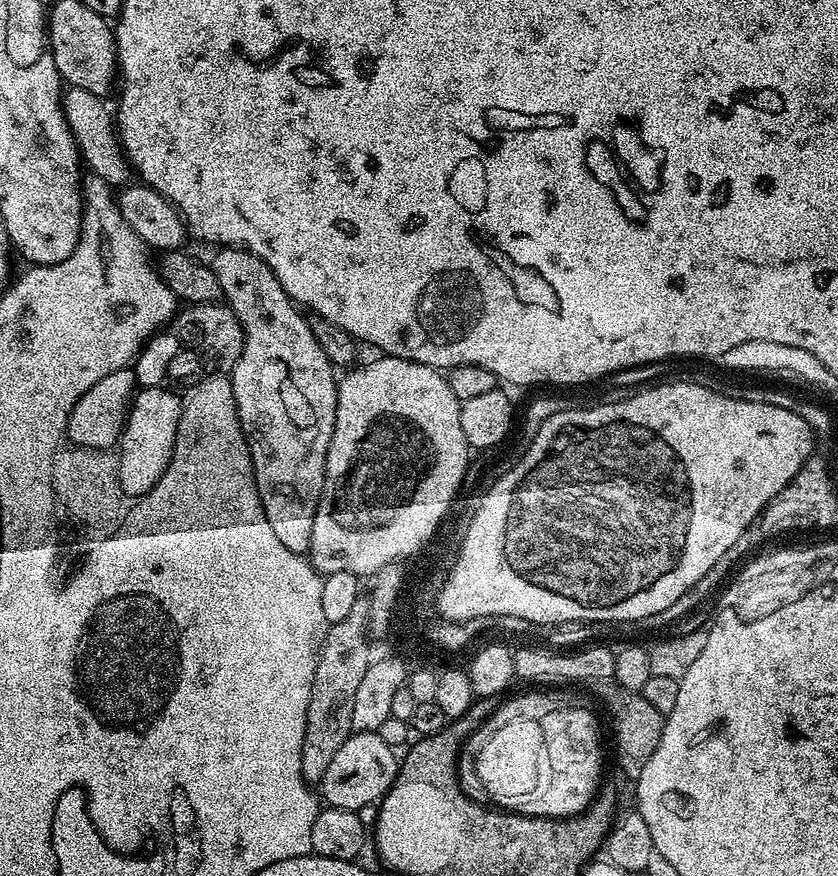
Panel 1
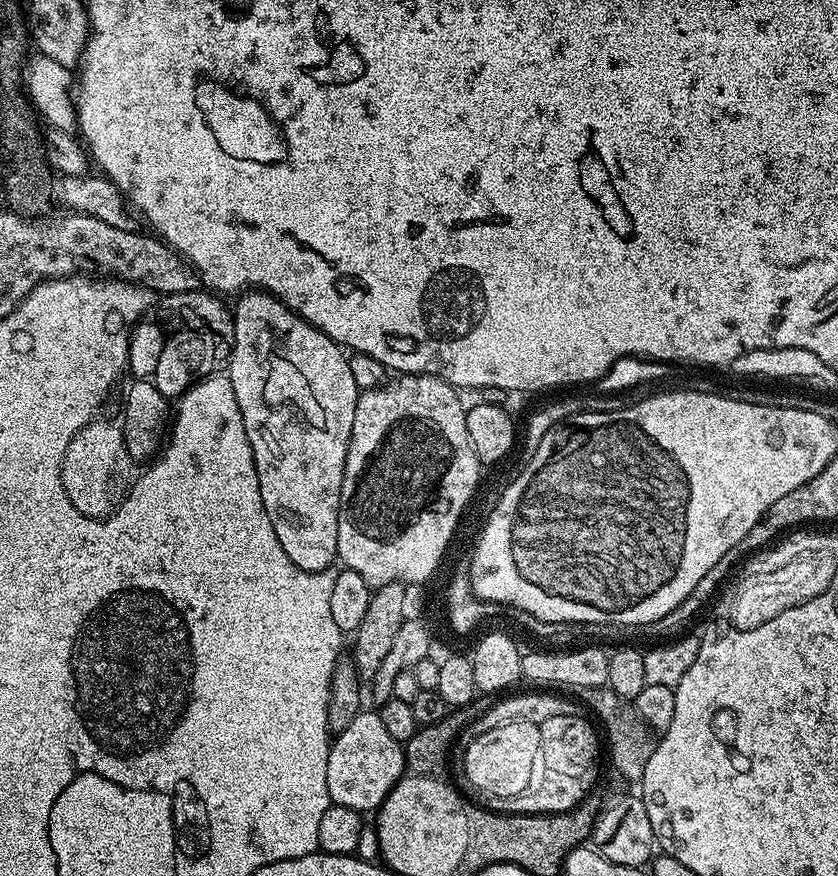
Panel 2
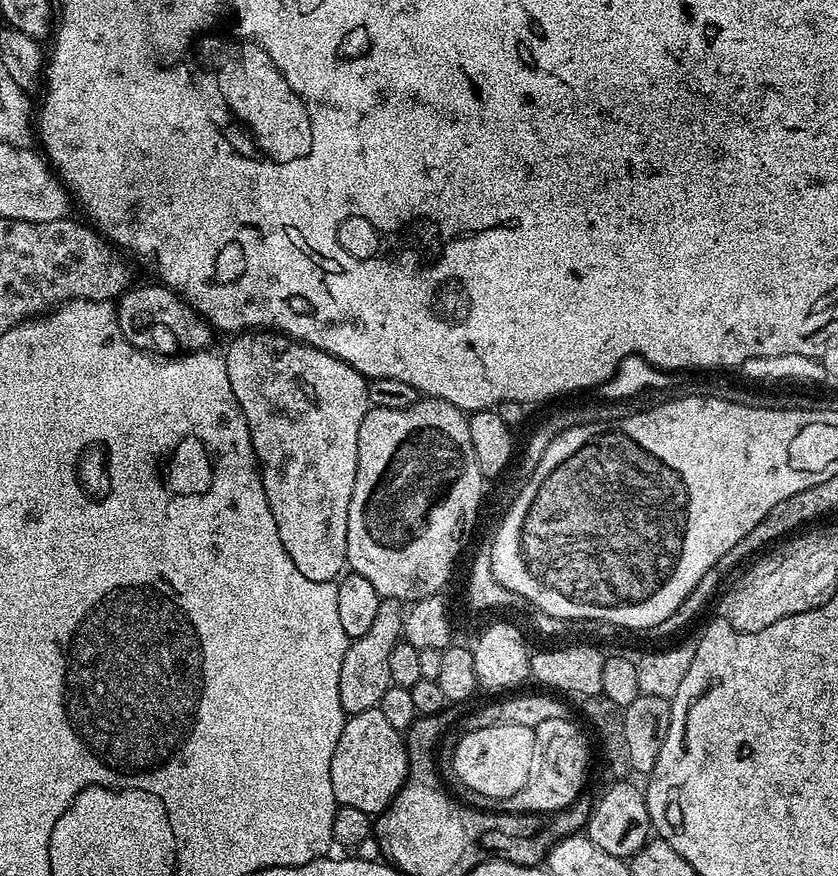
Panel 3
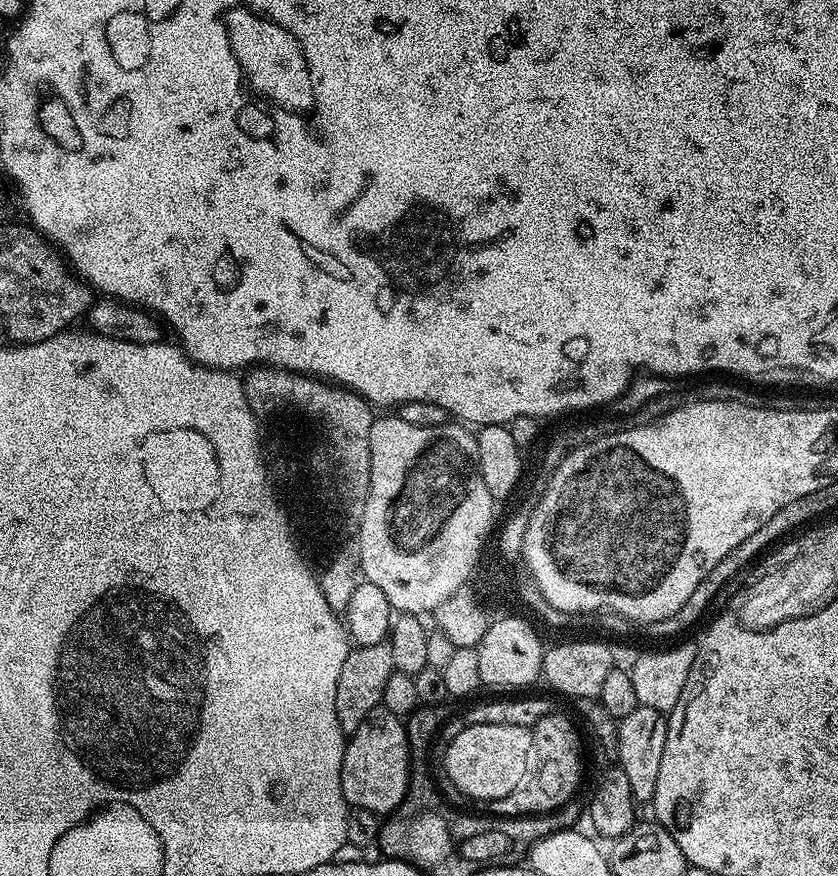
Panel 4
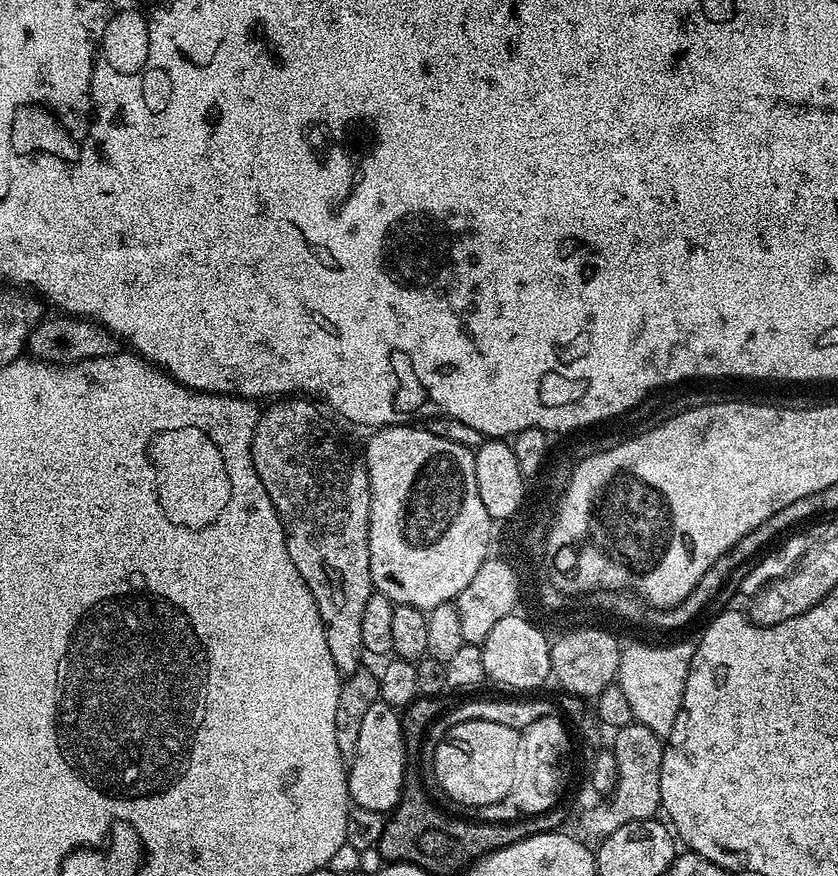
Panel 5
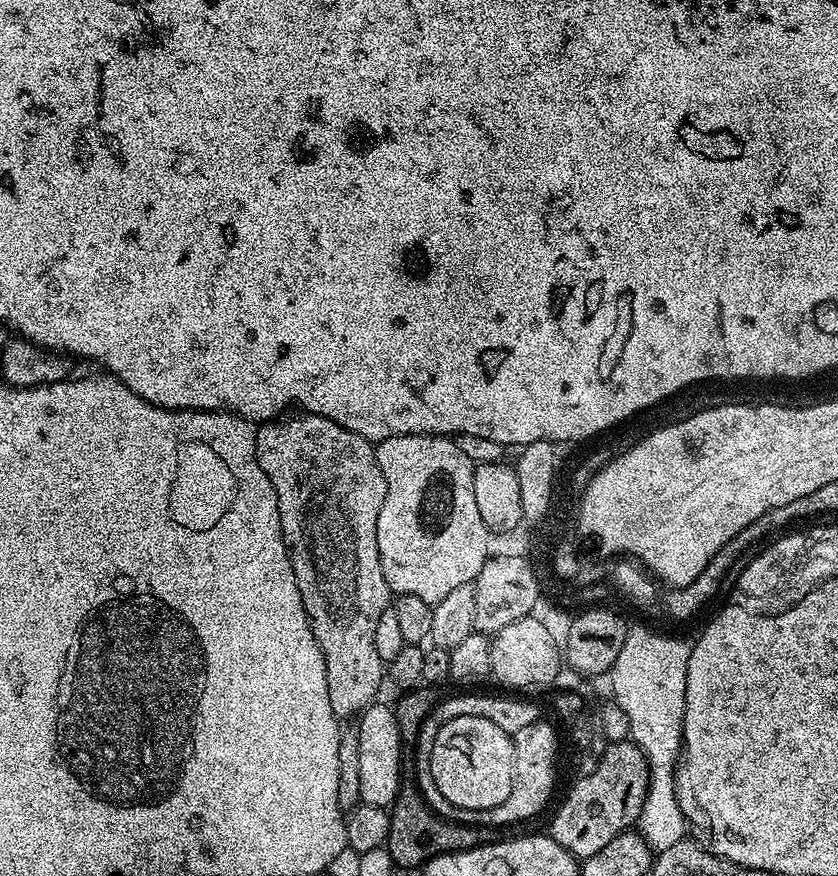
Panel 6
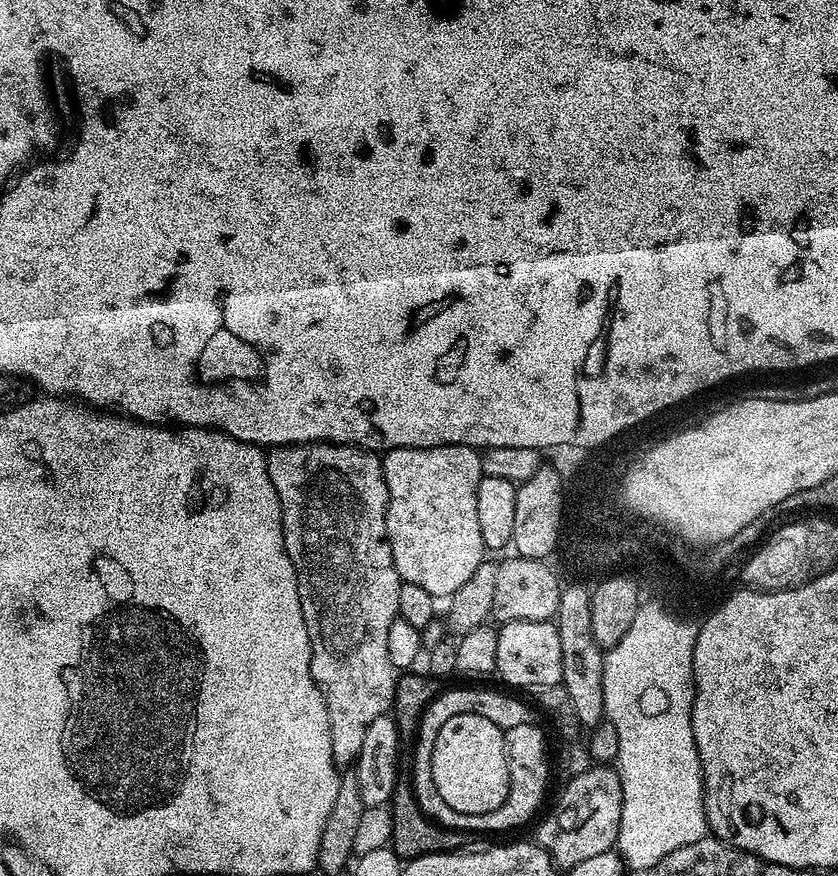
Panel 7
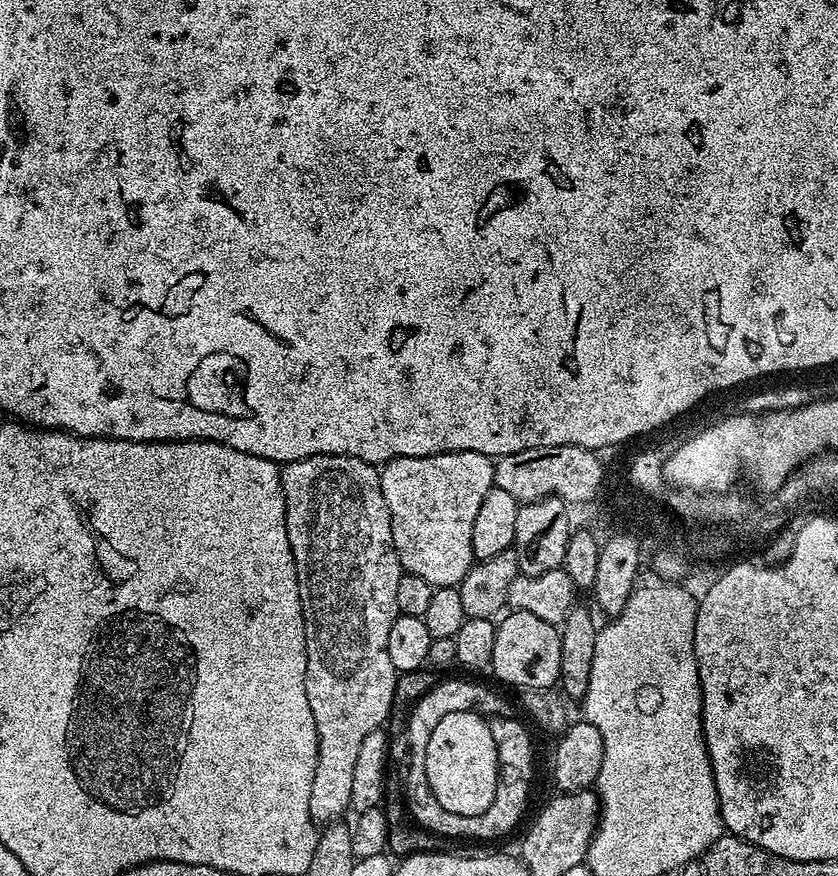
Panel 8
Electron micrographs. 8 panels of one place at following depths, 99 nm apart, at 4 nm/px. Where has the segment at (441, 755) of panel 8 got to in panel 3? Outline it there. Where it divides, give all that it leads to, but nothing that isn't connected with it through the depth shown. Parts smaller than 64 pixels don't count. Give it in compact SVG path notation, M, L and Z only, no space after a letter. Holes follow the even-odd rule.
M513 724L486 726L486 730L465 732L459 737L453 756L453 770L459 783L469 792L486 795L499 802L518 794L530 778L530 762L534 759L536 729Z

